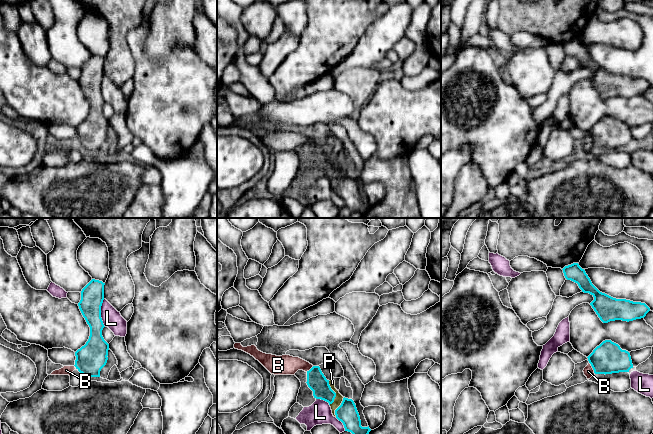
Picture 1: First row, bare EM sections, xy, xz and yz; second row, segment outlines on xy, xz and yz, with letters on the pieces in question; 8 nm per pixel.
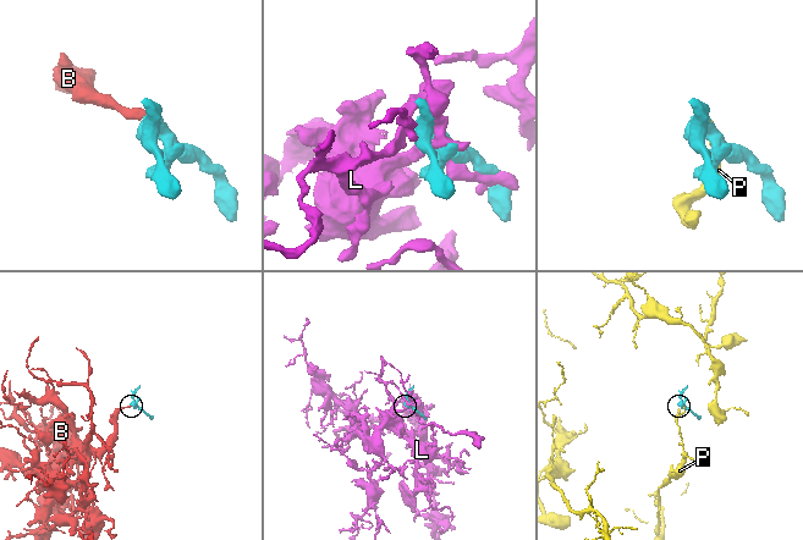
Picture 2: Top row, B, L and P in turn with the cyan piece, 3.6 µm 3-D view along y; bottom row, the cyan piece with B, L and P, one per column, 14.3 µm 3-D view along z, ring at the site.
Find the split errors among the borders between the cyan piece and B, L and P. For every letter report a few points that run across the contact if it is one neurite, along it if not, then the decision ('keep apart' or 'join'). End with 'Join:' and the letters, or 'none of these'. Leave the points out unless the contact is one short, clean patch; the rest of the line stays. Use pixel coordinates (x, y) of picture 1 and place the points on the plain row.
B: yz (607, 134), (592, 143), (588, 147) | join
L: keep apart
P: xz (328, 157), (328, 160), (335, 169), (334, 177), (331, 180) | keep apart
Join: B

